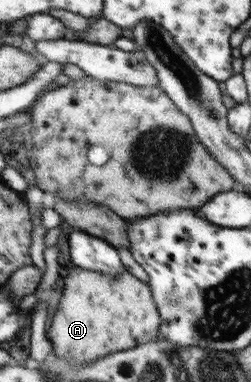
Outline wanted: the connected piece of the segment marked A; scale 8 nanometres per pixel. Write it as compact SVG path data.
M78 266L63 270L62 275L62 294L45 335L51 342L53 353L63 358L70 366L96 362L107 354L135 348L157 338L160 322L158 307L152 298L151 288L142 280L136 279L135 275L123 270L119 276L110 276L93 270L84 270Z

